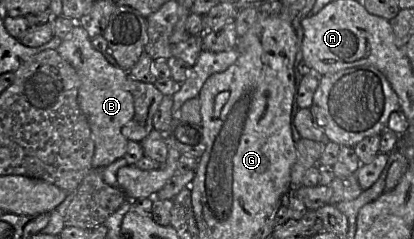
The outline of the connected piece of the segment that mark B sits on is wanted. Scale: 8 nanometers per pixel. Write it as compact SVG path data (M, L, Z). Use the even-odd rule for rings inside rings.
M75 23L56 50L74 67L80 78L78 105L88 120L94 141L92 168L104 168L124 157L127 150L128 139L122 130L134 115L133 96L126 85L127 72L111 65L105 56L96 50L87 31L78 23Z

